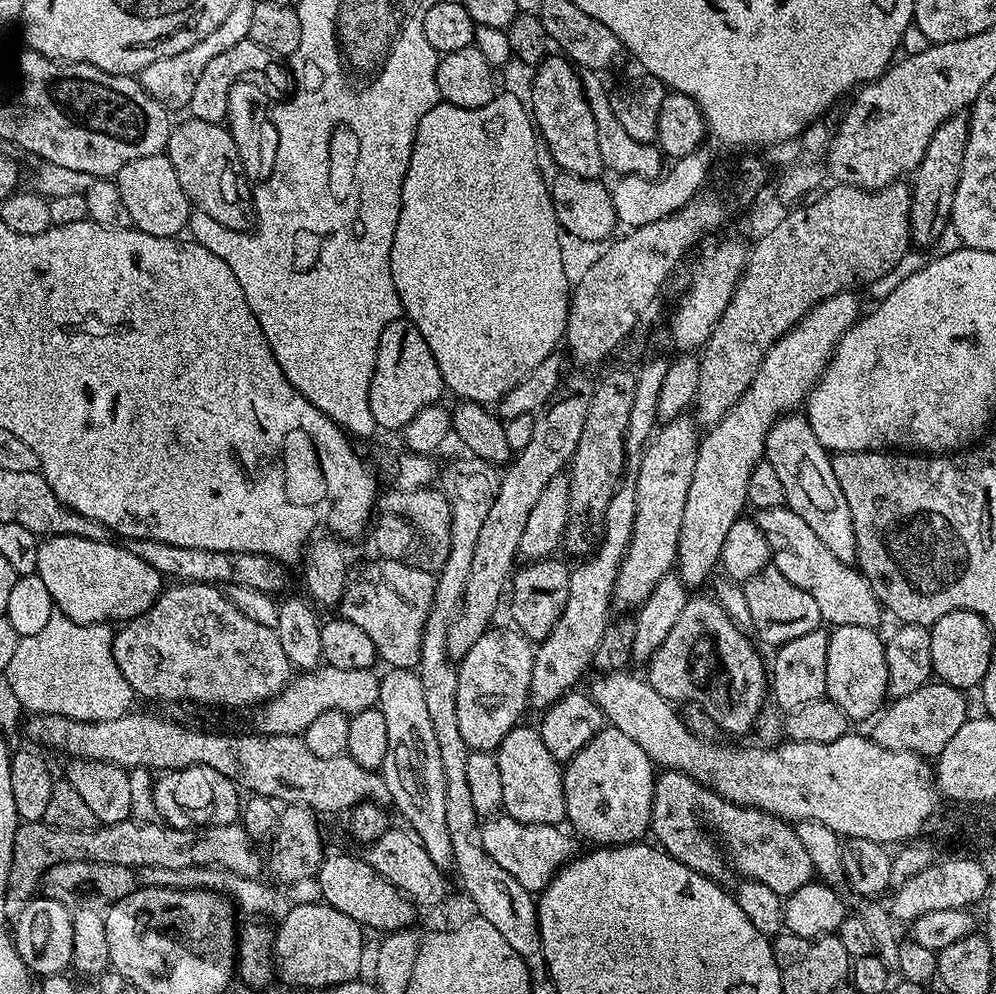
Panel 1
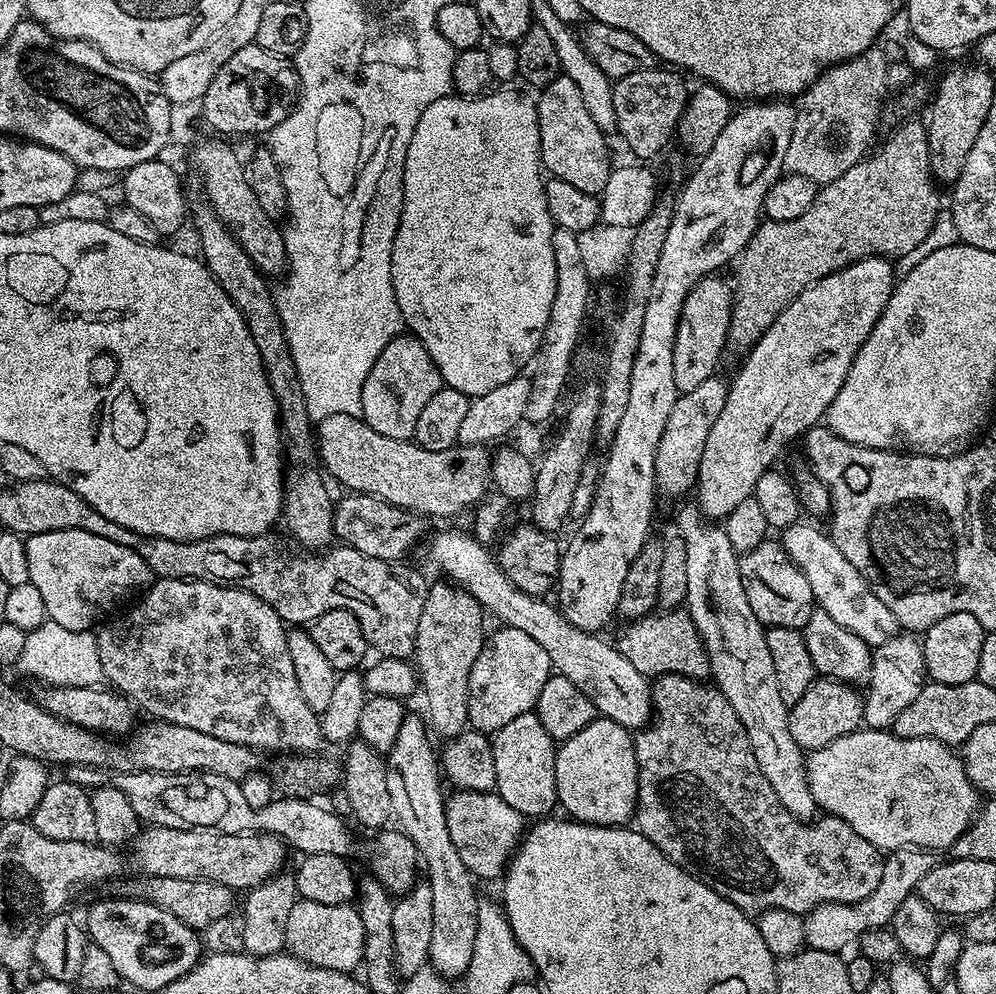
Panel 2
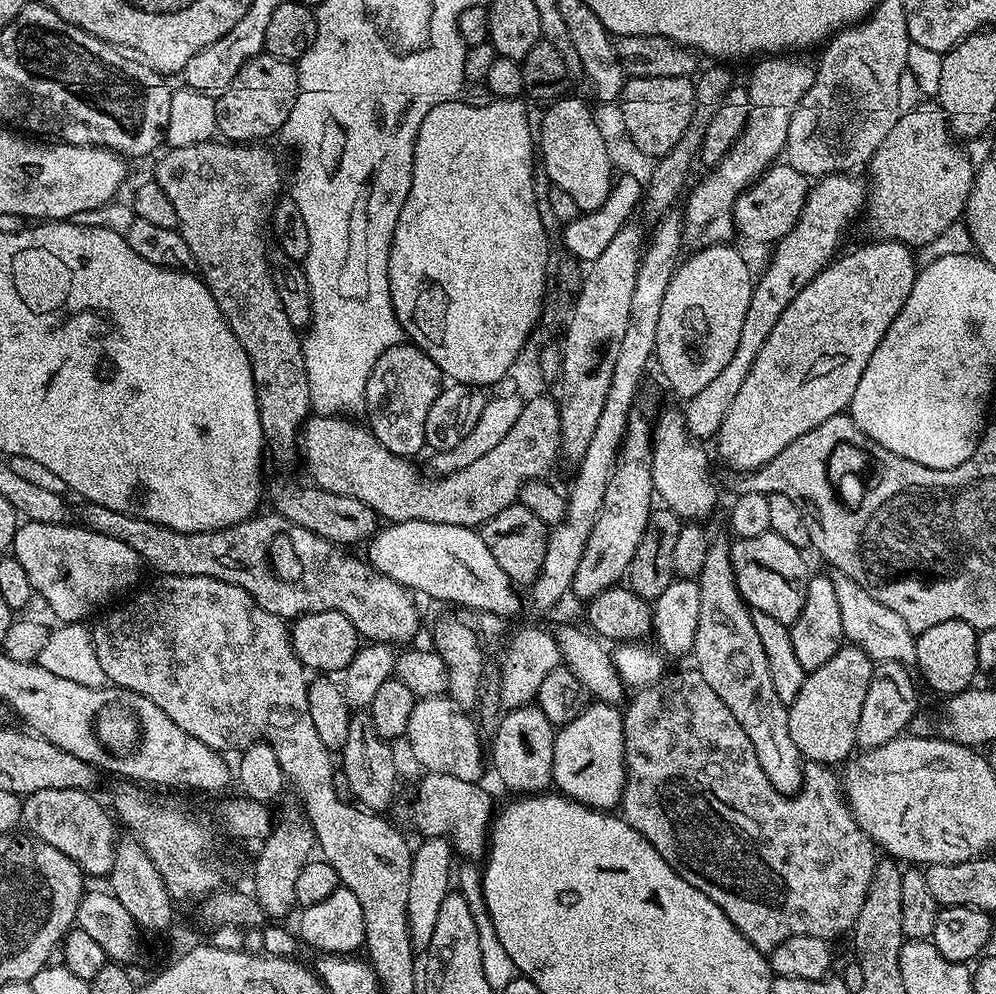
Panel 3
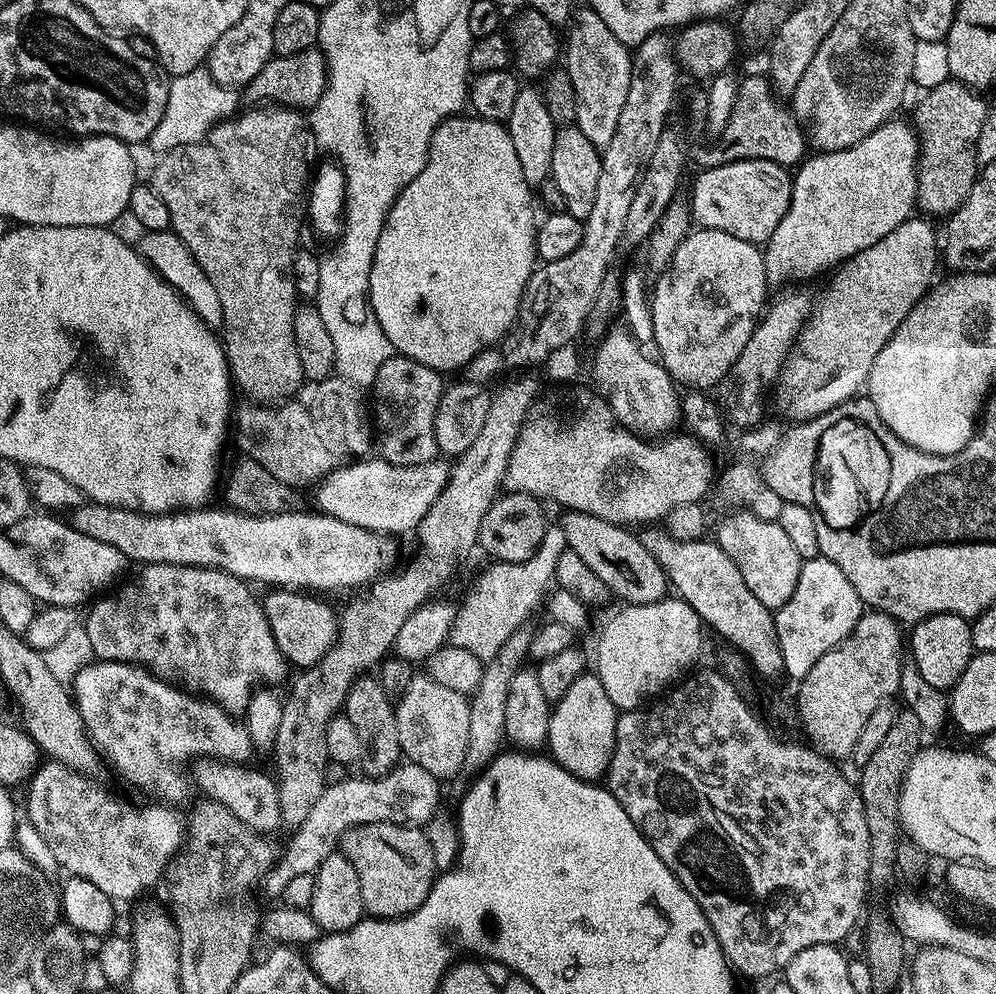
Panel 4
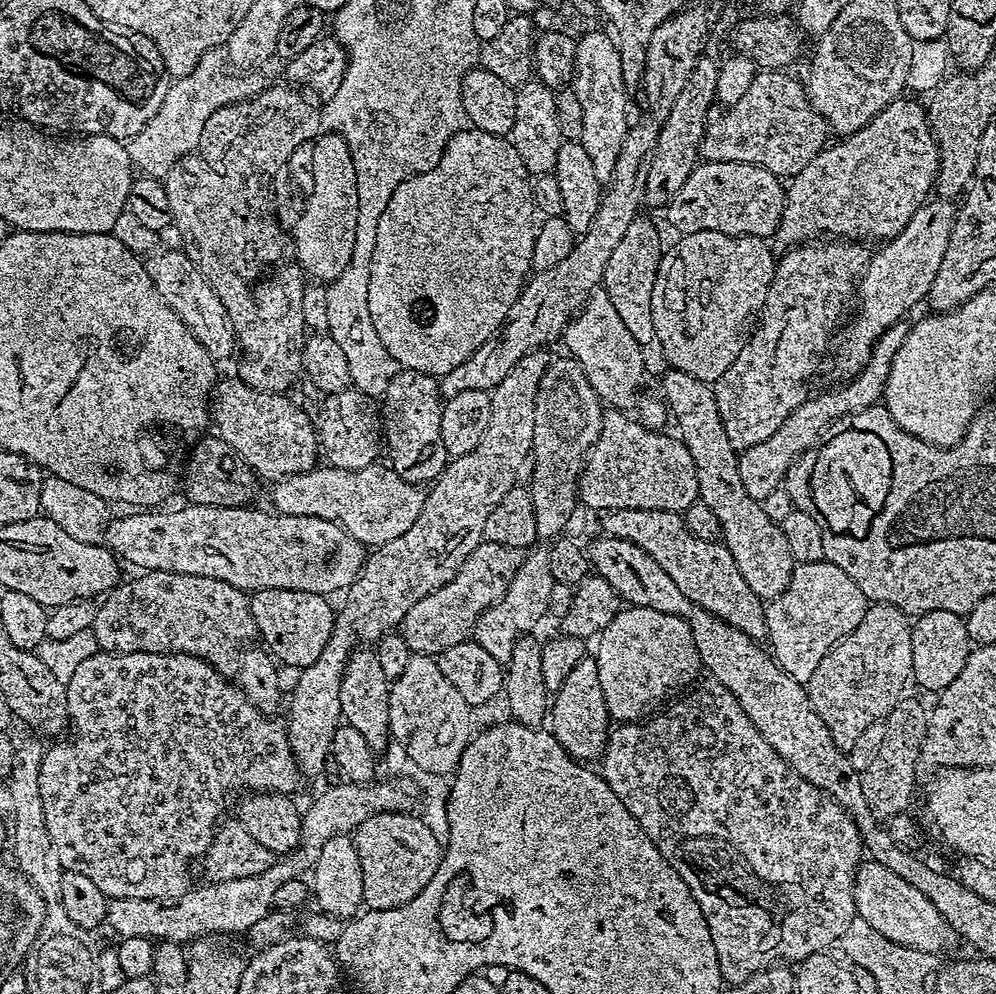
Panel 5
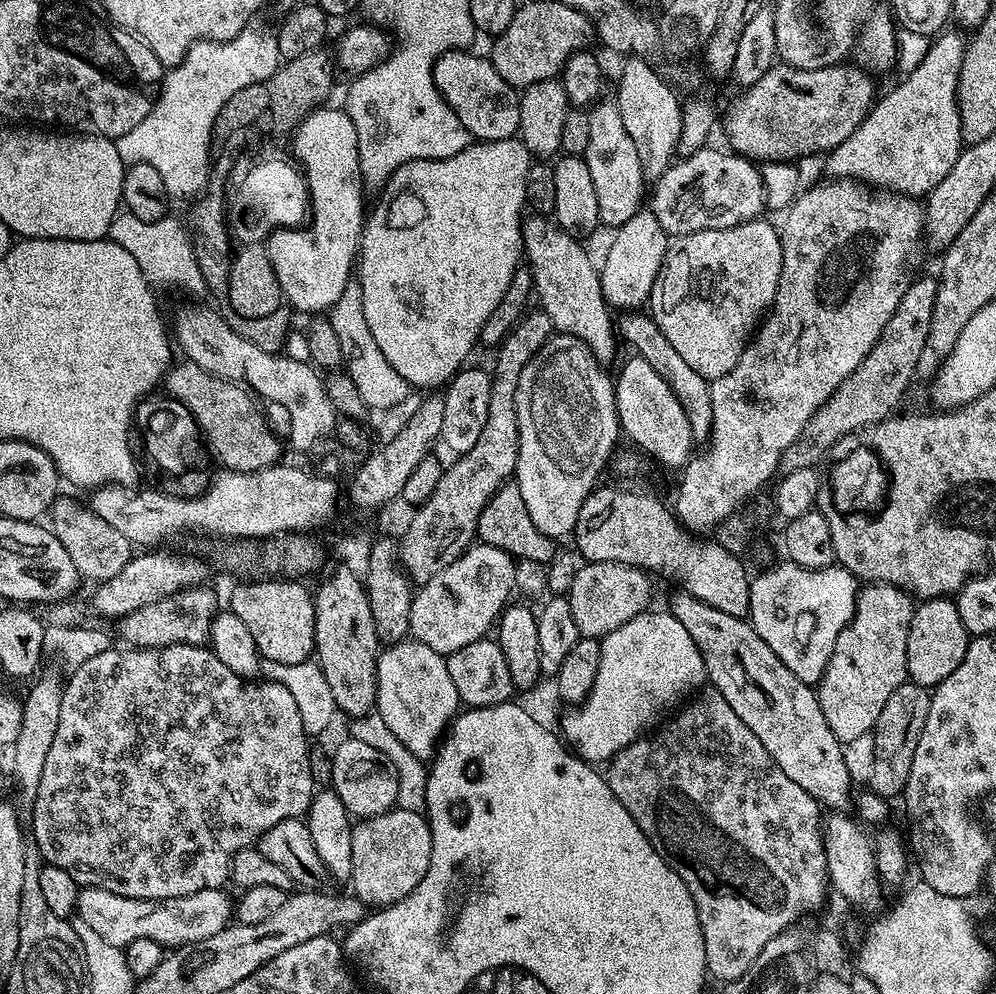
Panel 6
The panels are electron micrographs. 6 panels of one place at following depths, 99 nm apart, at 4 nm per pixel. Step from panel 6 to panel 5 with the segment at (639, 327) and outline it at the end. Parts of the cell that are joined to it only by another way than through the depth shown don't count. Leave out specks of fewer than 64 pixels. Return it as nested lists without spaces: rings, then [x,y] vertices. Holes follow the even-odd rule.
[[[669,367],[667,371],[660,380],[660,388],[664,391],[662,399],[670,409],[671,419],[676,419],[675,431],[679,439],[694,458],[700,491],[698,500],[718,516],[722,543],[730,550],[730,558],[734,558],[742,578],[746,578],[746,586],[750,586],[761,600],[773,600],[790,586],[794,567],[790,546],[786,546],[786,534],[782,534],[780,525],[766,518],[763,503],[749,494],[742,482],[738,450],[730,446],[730,438],[726,438],[722,414],[718,414],[715,387],[677,368]]]

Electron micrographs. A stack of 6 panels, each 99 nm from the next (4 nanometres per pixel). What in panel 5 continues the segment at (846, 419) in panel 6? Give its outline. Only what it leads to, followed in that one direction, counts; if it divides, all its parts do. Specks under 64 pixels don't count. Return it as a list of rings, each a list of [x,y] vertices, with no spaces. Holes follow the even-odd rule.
[[[904,322],[887,328],[873,346],[870,358],[865,362],[864,367],[855,376],[844,382],[848,384],[840,384],[837,388],[830,389],[829,392],[818,393],[817,396],[815,393],[802,406],[798,406],[798,410],[794,410],[794,414],[790,414],[790,418],[786,418],[783,428],[779,428],[775,436],[766,438],[766,442],[745,448],[739,453],[742,482],[749,494],[761,502],[764,501],[766,494],[770,494],[770,490],[777,488],[778,474],[787,472],[797,453],[811,448],[820,439],[829,424],[832,424],[840,416],[849,416],[851,412],[866,410],[872,404],[881,403],[886,378],[890,374],[890,366],[894,362],[894,354],[898,354],[908,330],[909,325]]]

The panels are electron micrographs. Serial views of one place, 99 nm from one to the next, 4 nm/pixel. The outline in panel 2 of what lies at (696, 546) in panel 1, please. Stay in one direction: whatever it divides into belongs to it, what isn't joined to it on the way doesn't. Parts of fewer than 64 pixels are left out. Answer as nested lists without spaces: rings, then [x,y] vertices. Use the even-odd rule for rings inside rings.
[[[869,256],[865,260],[859,260],[842,270],[838,270],[834,274],[830,274],[826,278],[822,278],[814,286],[802,290],[802,294],[798,294],[798,298],[794,298],[794,302],[790,302],[790,306],[786,306],[786,310],[782,310],[782,314],[778,314],[776,321],[768,327],[766,334],[762,334],[762,338],[757,344],[748,349],[746,355],[743,357],[743,360],[745,359],[744,365],[737,370],[736,377],[731,377],[728,385],[726,406],[722,406],[722,414],[718,414],[714,427],[710,429],[710,434],[706,438],[706,450],[702,450],[702,462],[700,463],[698,478],[696,479],[694,500],[700,511],[704,513],[709,521],[723,522],[727,520],[734,508],[740,502],[746,502],[746,498],[752,495],[758,478],[762,478],[762,474],[766,474],[775,465],[772,463],[779,458],[780,451],[791,440],[799,441],[804,433],[817,427],[827,417],[828,407],[832,405],[834,398],[838,398],[838,390],[842,390],[842,386],[846,382],[846,374],[850,374],[850,366],[854,362],[858,350],[864,345],[866,338],[874,330],[878,318],[882,318],[882,310],[886,310],[886,302],[890,302],[894,287],[892,264],[893,261],[891,259],[880,256]]]

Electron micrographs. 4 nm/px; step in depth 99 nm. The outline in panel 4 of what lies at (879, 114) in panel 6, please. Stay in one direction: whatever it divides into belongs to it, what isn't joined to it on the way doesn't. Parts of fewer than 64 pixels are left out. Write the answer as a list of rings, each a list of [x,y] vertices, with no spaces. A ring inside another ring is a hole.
[[[900,118],[889,120],[878,130],[874,130],[874,134],[862,138],[862,142],[846,150],[816,152],[809,155],[795,169],[789,210],[763,249],[764,269],[769,285],[796,284],[799,280],[814,279],[819,272],[827,273],[854,254],[866,250],[866,246],[882,242],[882,238],[886,238],[890,230],[909,219],[916,197],[917,156],[918,141],[915,133],[909,125],[907,128]]]

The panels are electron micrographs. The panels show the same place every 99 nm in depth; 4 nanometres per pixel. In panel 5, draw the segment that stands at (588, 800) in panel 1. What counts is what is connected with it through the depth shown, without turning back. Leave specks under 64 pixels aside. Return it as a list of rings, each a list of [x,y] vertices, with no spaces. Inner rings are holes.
[[[586,654],[570,675],[566,682],[551,697],[550,700],[550,731],[557,742],[568,751],[573,760],[581,762],[599,761],[604,754],[604,747],[608,744],[610,731],[610,717],[606,698],[602,690],[602,682],[598,678],[598,666],[595,655]]]

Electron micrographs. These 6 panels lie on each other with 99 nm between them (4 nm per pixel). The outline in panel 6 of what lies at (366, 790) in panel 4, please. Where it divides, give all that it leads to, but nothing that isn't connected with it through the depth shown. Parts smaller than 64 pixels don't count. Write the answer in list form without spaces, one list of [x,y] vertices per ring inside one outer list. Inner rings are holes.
[[[84,886],[76,899],[75,915],[94,934],[115,948],[125,948],[134,938],[150,938],[165,949],[181,948],[184,944],[197,944],[218,930],[227,928],[234,916],[234,900],[227,896],[224,888],[203,888],[194,894],[165,900],[143,900],[126,898],[105,888]]]

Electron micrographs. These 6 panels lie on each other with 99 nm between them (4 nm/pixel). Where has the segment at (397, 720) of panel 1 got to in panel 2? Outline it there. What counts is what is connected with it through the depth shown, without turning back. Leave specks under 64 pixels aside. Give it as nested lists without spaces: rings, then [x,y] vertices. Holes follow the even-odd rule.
[[[412,714],[405,715],[402,730],[398,730],[398,742],[386,756],[392,811],[395,819],[400,819],[399,827],[404,835],[414,842],[423,871],[424,868],[428,871],[426,882],[434,894],[434,930],[428,955],[431,967],[445,978],[460,978],[468,971],[474,958],[474,940],[478,938],[478,906],[482,900],[476,897],[477,881],[472,872],[466,870],[450,838],[444,809],[446,792],[440,789],[442,764],[437,749],[436,752],[432,749],[433,737],[429,725],[421,717],[420,720]]]

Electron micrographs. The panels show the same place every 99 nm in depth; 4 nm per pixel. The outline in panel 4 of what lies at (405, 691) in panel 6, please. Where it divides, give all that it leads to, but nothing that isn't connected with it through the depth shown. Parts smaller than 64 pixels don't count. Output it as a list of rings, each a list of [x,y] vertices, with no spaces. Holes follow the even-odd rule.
[[[416,678],[406,690],[406,694],[399,697],[394,709],[400,751],[406,757],[407,763],[422,766],[422,770],[430,770],[430,774],[434,774],[441,782],[455,778],[463,765],[463,759],[466,758],[471,710],[469,697],[458,694],[458,690],[449,690],[447,686],[438,686],[438,682],[433,680]]]

